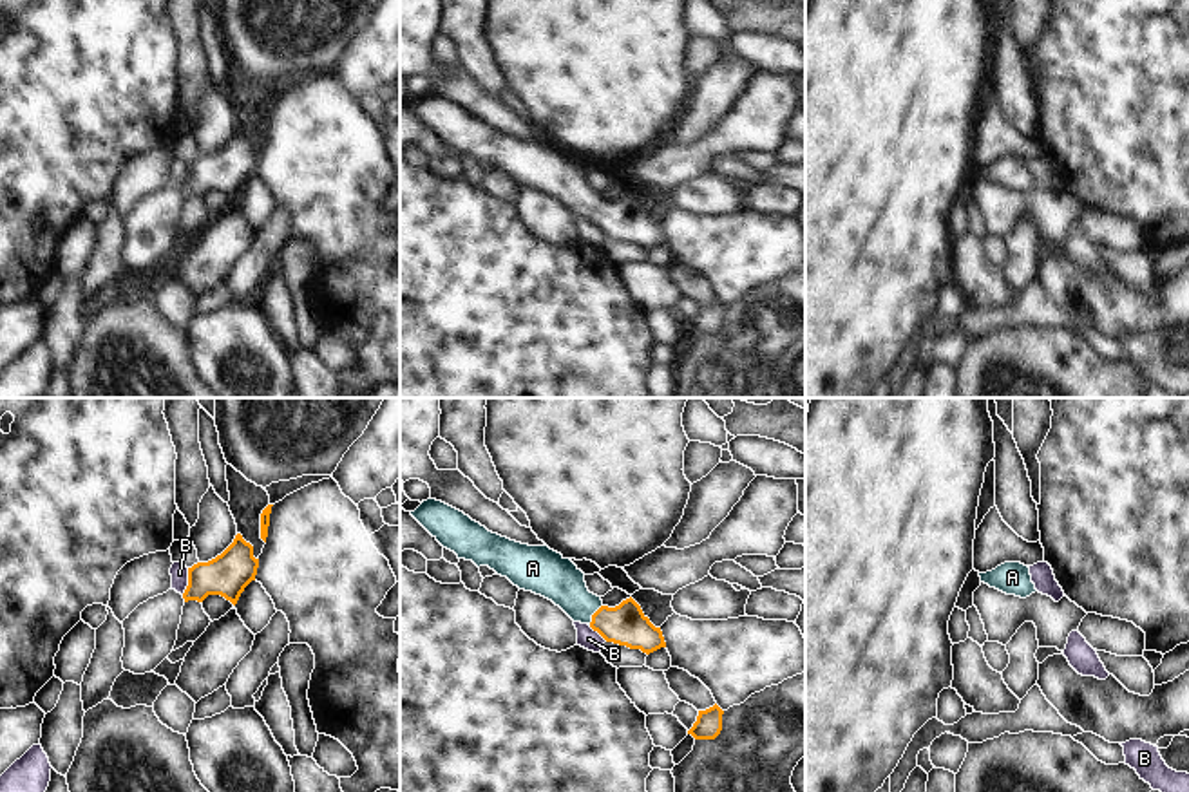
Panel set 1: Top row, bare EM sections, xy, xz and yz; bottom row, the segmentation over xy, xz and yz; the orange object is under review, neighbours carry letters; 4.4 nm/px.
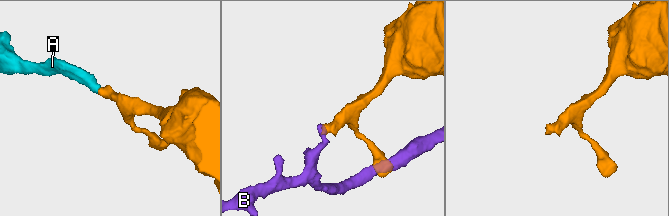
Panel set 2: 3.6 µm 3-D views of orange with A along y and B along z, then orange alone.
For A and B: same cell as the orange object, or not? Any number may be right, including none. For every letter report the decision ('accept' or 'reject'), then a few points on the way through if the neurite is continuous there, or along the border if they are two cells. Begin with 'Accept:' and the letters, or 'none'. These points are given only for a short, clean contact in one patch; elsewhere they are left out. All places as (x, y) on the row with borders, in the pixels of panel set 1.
Accept: A
A: accept; runs through xz (625, 624), (612, 624), (592, 615), (558, 579)
B: reject; border along xy (189, 568), (189, 584), (181, 594)

